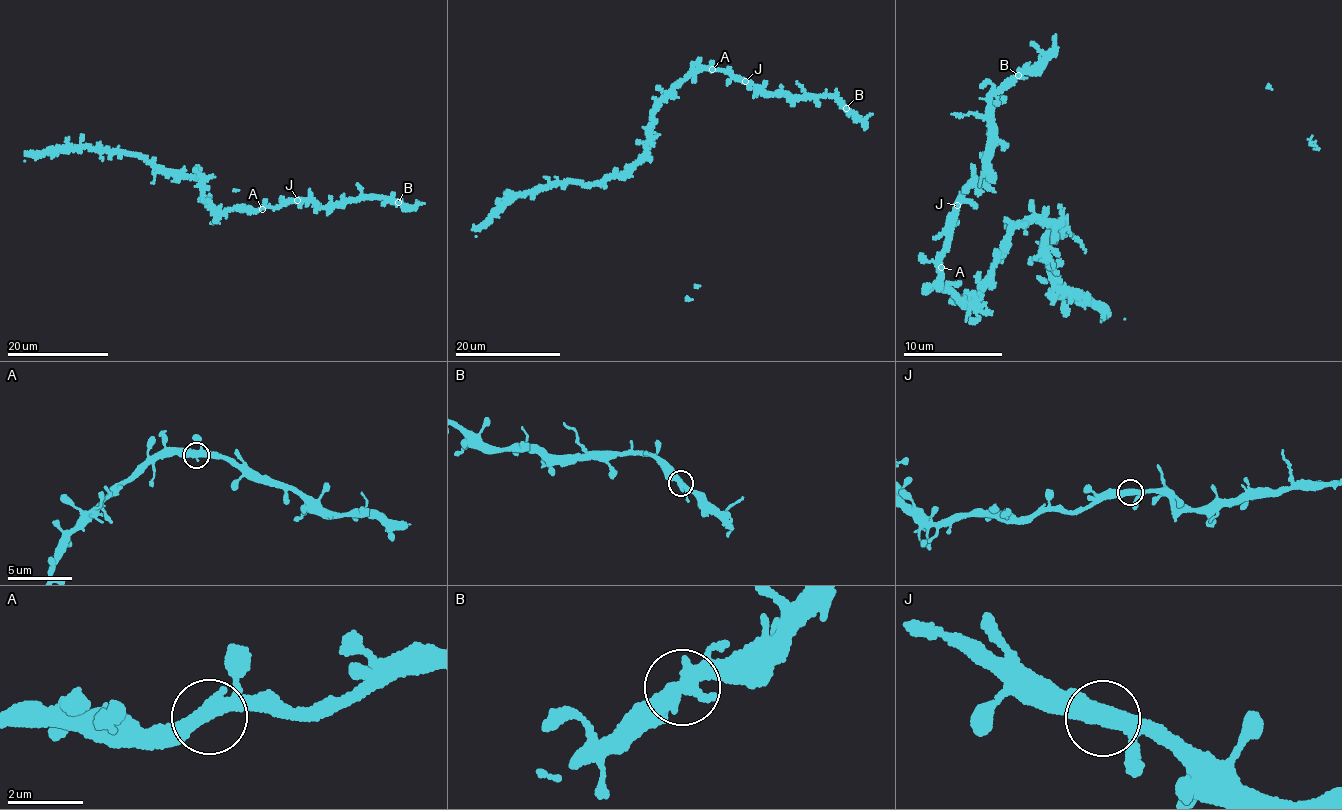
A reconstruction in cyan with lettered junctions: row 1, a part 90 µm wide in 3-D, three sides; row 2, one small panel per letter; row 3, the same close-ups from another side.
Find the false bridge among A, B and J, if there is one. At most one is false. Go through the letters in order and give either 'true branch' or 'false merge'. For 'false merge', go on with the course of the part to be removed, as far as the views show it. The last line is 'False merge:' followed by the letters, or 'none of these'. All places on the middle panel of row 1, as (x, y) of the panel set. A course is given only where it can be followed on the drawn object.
A: true branch
B: true branch
J: true branch
False merge: none of these

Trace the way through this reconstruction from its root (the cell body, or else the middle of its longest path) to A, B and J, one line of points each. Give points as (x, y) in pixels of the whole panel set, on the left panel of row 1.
A: (206, 203), (221, 212), (240, 208), (257, 211), (262, 209)
B: (206, 203), (221, 212), (240, 208), (277, 209), (305, 200), (331, 207), (363, 198), (398, 202)
J: (206, 203), (221, 212), (240, 208), (257, 211), (264, 207), (277, 209), (297, 200)

